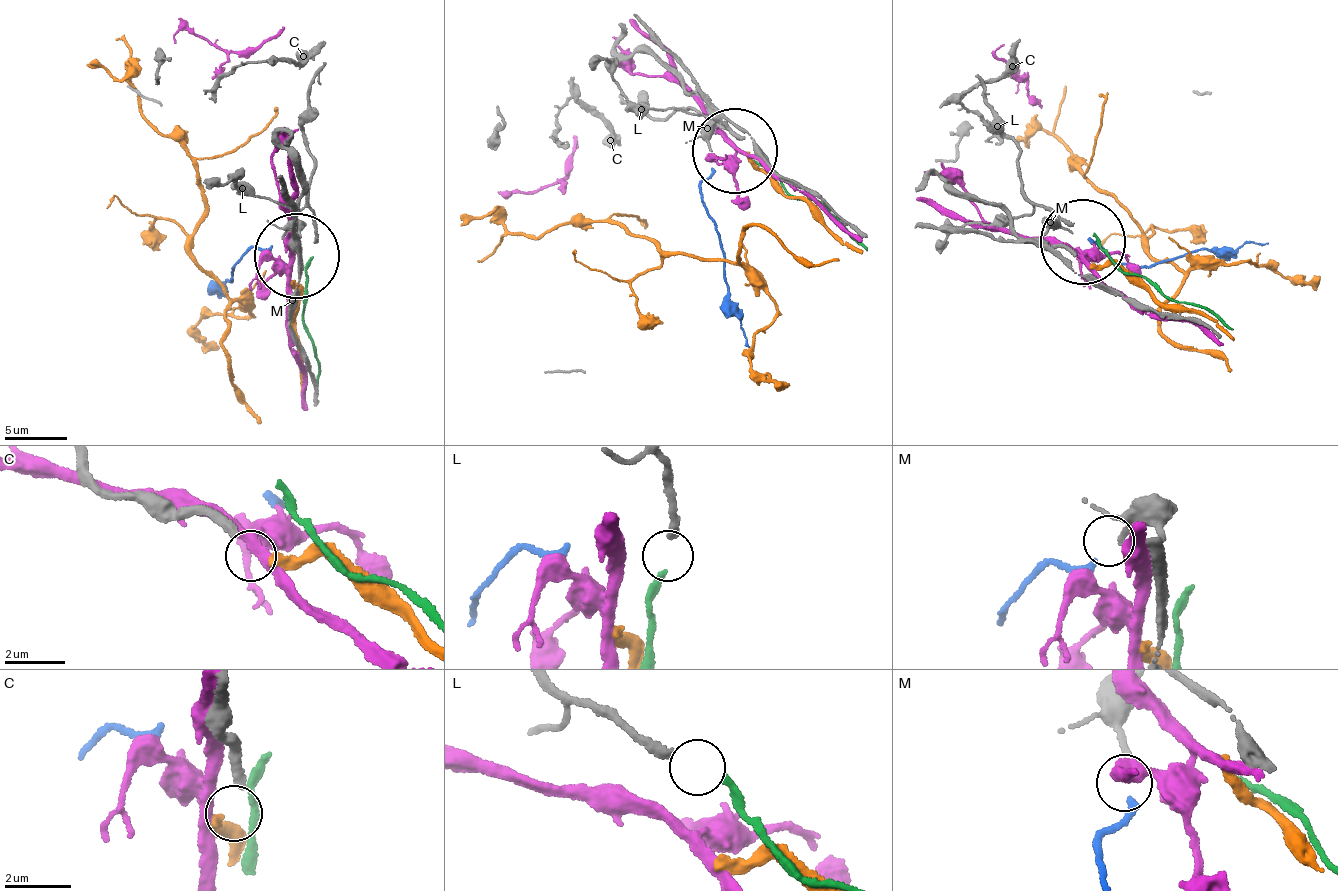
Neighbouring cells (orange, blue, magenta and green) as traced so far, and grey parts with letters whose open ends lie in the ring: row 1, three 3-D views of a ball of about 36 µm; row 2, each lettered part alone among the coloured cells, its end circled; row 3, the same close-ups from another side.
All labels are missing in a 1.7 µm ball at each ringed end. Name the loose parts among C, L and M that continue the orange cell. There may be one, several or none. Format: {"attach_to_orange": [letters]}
{"attach_to_orange": ["C"]}

